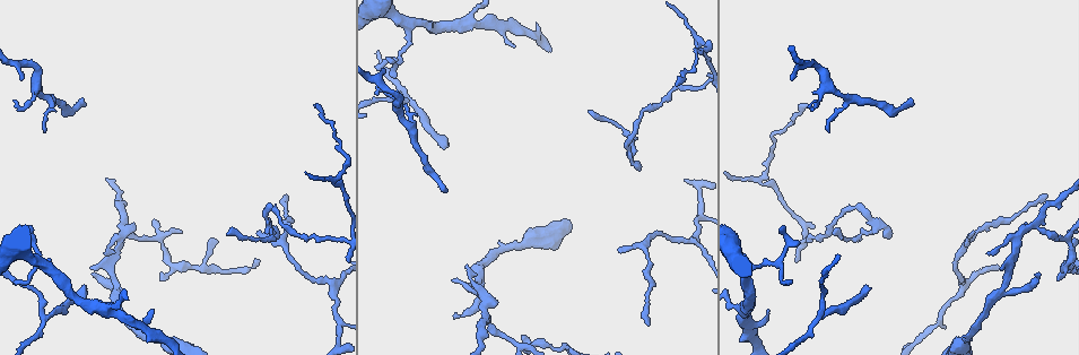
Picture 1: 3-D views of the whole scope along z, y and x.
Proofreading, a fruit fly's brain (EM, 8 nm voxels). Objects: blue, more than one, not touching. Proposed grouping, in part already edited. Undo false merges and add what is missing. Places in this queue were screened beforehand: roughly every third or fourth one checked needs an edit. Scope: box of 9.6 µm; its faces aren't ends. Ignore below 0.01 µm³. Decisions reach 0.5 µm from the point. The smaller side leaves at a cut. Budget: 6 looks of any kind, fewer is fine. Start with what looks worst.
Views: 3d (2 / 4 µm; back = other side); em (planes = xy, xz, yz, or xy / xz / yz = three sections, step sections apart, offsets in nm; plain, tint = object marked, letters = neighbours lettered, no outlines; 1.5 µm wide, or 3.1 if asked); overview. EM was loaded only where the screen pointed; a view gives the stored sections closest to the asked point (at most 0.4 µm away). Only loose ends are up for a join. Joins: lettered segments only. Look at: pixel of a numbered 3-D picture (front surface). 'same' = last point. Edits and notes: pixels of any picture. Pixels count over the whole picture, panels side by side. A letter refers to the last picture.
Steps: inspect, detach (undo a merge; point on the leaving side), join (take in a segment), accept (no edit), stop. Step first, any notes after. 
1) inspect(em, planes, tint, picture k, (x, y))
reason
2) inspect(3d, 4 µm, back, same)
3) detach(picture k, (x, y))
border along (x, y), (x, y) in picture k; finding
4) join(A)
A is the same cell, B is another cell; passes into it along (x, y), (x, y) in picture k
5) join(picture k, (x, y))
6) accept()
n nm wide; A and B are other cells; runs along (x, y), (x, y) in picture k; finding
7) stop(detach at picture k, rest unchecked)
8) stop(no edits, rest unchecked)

inspect(3d, 4 µm, picture 1, (885, 236))
thin end

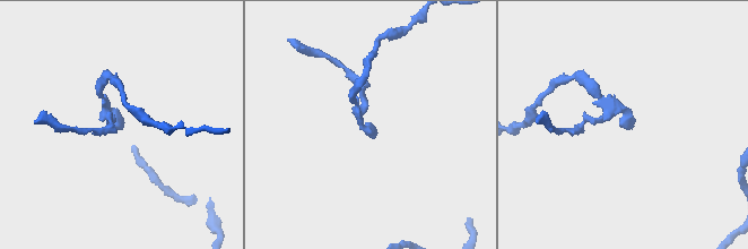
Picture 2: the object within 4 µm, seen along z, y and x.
inspect(em, xz, step 8, tint, picture 2, (373, 129))

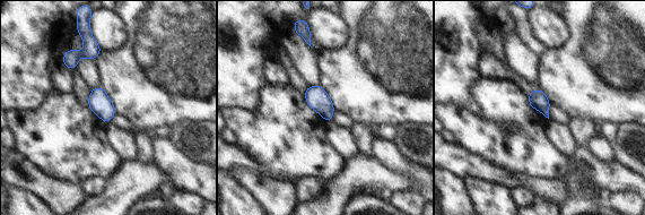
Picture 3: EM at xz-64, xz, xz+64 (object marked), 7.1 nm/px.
inspect(em, planes, letters, same)

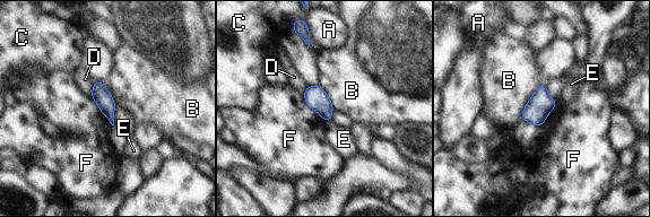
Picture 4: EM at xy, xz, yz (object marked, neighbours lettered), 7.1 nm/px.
accept()
120 nm wide; B touches over 320 nm; A, B, C, D, E and F are other cells; none of them fits

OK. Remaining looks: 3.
inspect(3d, 2 µm, picture 1, (48, 317))
branch point

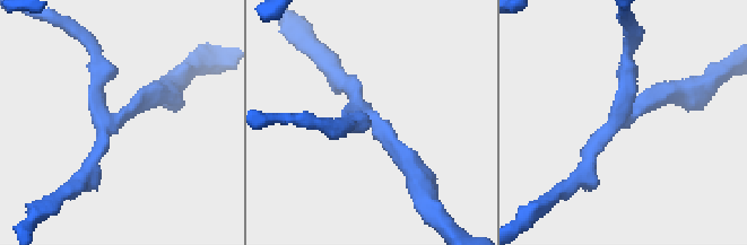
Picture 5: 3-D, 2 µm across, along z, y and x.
inspect(em, xy, step 4, tint, picture 5, (375, 123))

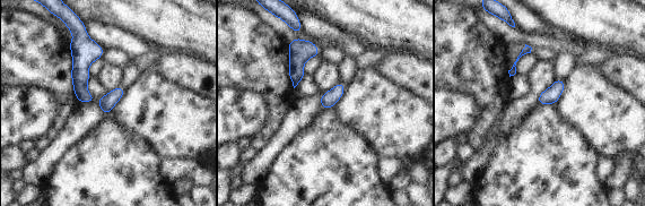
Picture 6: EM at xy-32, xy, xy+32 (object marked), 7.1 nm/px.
inspect(em, planes, letters, same)

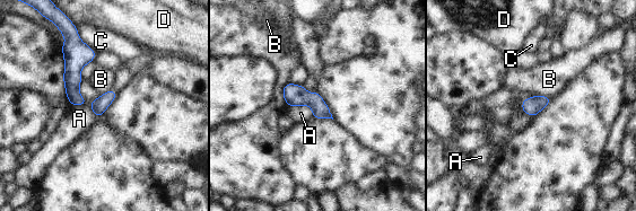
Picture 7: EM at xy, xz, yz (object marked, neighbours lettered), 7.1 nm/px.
accept()
C touches over 220 nm; A, B, C and D are other cells; border along (288, 106), (307, 105), (313, 116) in picture 7; continuous, no second cell

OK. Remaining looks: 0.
stop(no edits, rest unchecked)

